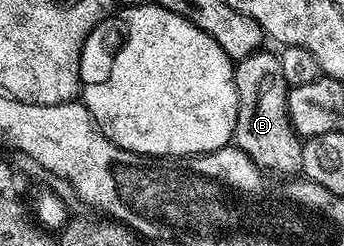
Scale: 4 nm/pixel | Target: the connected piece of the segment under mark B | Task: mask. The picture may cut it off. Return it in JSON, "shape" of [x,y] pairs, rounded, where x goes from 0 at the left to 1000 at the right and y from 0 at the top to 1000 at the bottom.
{"shape":[[[738,203],[683,252],[689,500],[677,577],[753,679],[753,691],[863,715],[875,707],[881,679],[881,577],[852,533],[837,484],[831,451],[837,341],[820,297],[811,220],[799,203],[794,211],[773,203]]]}

